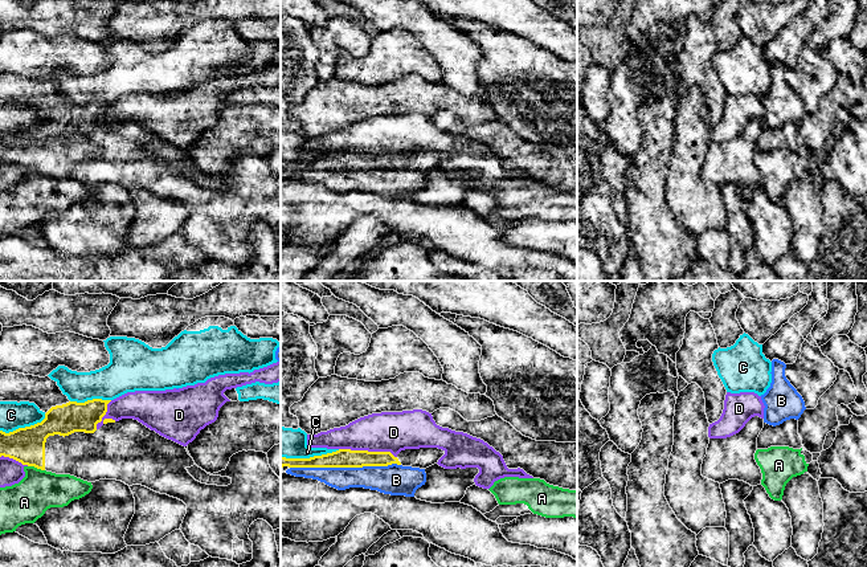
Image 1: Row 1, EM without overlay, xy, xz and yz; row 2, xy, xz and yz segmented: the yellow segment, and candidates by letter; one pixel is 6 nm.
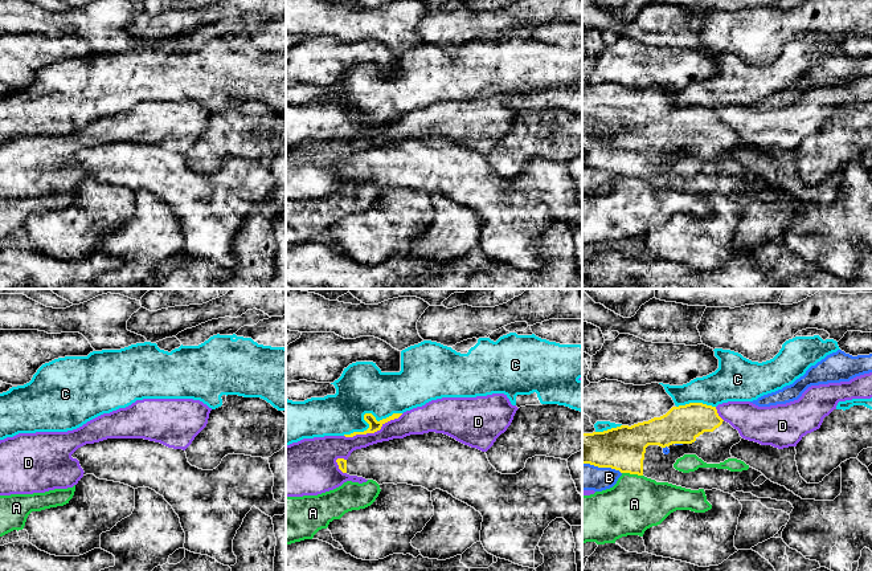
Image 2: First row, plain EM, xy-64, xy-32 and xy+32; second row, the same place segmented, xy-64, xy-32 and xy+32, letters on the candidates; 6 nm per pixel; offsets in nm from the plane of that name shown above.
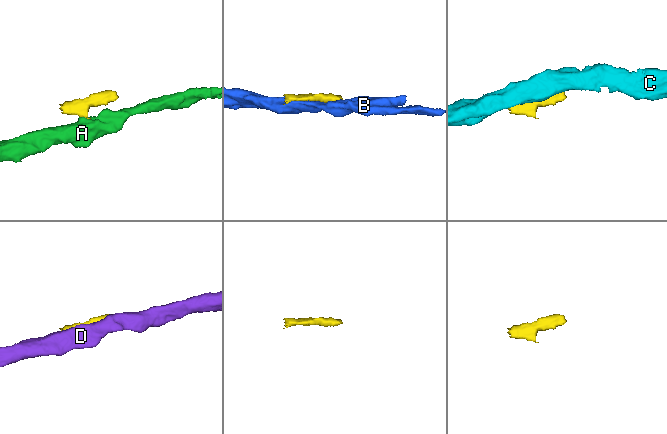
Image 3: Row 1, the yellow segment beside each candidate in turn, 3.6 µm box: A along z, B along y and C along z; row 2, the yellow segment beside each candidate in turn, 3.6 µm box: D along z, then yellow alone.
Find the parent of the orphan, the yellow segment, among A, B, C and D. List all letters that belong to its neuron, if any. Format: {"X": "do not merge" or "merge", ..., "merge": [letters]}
{"A": "do not merge", "B": "do not merge", "C": "do not merge", "D": "do not merge", "merge": []}

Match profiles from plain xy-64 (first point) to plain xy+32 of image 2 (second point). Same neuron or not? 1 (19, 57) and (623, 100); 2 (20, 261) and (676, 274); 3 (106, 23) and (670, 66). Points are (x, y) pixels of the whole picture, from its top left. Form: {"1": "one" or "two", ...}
{"1": "two", "2": "one", "3": "two"}

